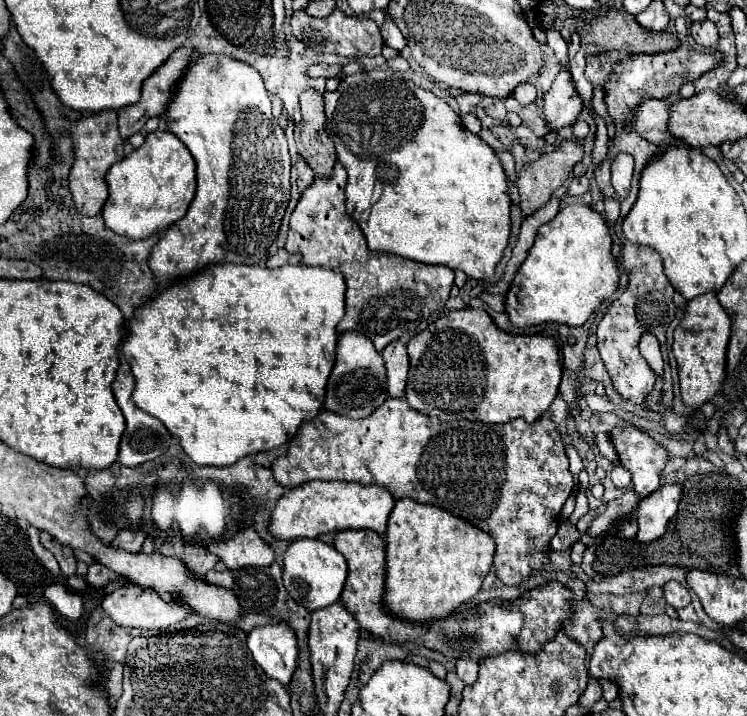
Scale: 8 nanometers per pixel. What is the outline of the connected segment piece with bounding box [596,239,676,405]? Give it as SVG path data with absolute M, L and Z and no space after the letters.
M622 239L622 245L624 247L622 247L620 269L624 273L628 273L628 285L626 285L626 291L616 301L610 303L602 321L598 323L598 331L596 331L598 351L600 351L600 357L602 357L608 373L610 373L610 377L612 377L614 389L624 399L630 399L636 405L644 405L644 397L654 389L658 375L652 371L652 367L646 363L646 359L640 355L638 341L640 341L642 333L656 335L660 345L662 345L664 361L668 363L666 329L668 329L668 325L670 325L670 321L674 319L674 313L676 313L676 305L672 301L674 287L670 285L668 277L664 277L660 255L654 249L636 247L636 245L630 245L624 239Z

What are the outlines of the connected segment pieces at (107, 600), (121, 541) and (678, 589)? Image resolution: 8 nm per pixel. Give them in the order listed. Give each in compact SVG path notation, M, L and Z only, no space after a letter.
M122 585L114 593L106 595L102 601L102 609L108 613L108 617L120 625L120 627L138 627L138 629L164 629L174 623L184 621L192 615L192 611L182 603L166 603L160 599L160 595L152 589L140 589L136 585Z
M126 527L126 529L122 529L122 531L114 537L112 545L136 553L136 551L142 549L144 539L146 539L146 531L144 531L144 529L128 529L128 527Z
M668 581L662 589L668 605L672 605L674 609L684 609L690 603L690 593L678 581Z

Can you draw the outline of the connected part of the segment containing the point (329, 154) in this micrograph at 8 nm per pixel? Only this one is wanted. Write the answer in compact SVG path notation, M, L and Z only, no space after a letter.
M304 91L300 95L302 121L294 129L294 141L300 157L308 163L316 177L332 173L336 165L334 143L324 131L324 101L316 91Z

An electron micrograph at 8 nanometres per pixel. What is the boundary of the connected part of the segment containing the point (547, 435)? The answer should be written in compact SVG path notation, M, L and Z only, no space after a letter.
M386 399L384 405L366 419L348 419L320 411L316 419L306 421L302 427L296 441L290 441L288 455L278 457L270 467L282 487L296 487L312 479L354 481L362 485L382 485L394 499L410 497L442 507L492 535L496 541L494 569L506 585L522 583L534 569L548 563L548 545L558 529L560 509L574 485L562 437L550 419L540 417L534 425L522 419L504 425L484 425L462 419L450 425L414 411L406 399Z

